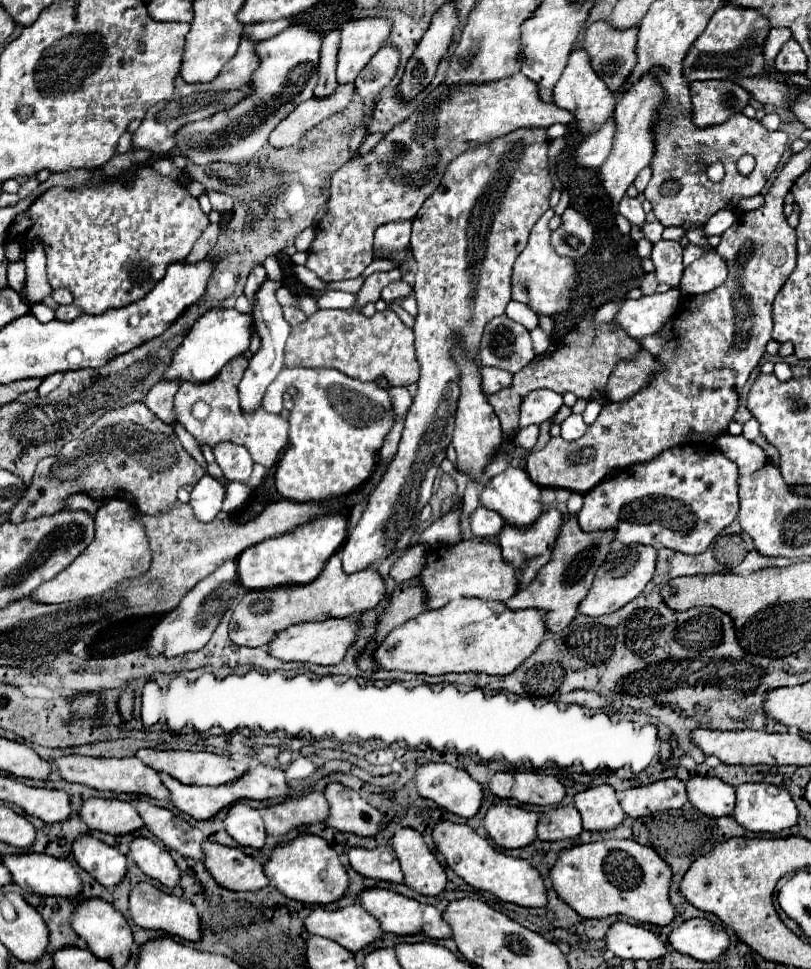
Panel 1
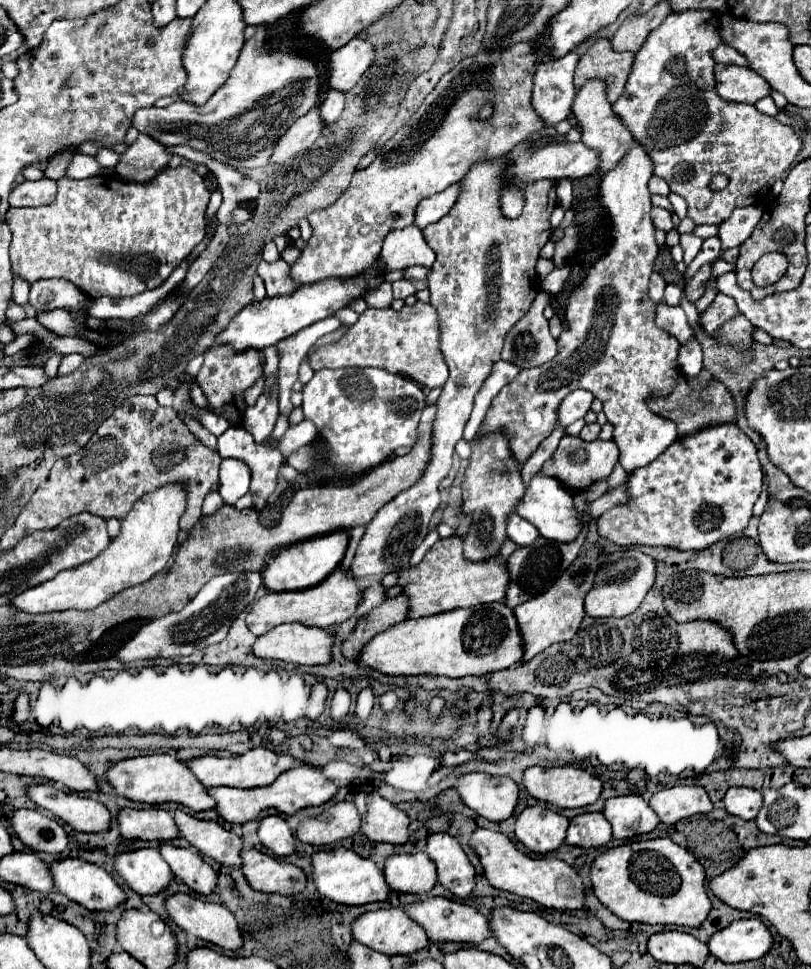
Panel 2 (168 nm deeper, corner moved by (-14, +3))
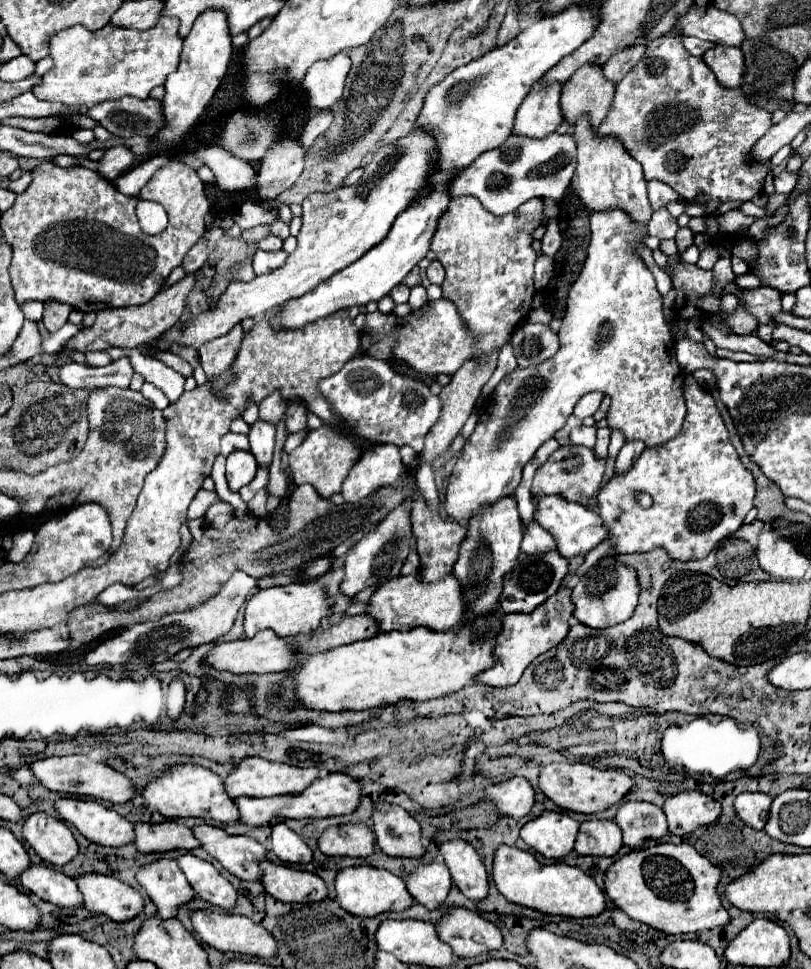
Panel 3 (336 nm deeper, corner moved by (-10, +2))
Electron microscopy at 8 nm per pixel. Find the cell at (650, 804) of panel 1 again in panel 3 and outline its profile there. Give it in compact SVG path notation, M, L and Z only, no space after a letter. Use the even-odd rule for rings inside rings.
M693 790L667 798L663 812L669 822L669 832L675 836L685 836L699 826L713 824L721 816L721 804L711 796Z

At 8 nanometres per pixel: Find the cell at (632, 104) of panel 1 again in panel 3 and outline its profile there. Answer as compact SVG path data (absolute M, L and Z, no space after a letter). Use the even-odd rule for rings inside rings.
M615 210L591 214L591 242L587 260L567 296L567 310L559 330L561 348L553 358L537 364L535 368L515 368L515 372L507 374L487 398L479 424L465 442L447 486L445 512L455 522L467 524L485 506L497 502L499 498L513 496L521 482L525 464L533 458L543 442L553 438L553 434L565 426L577 400L587 392L597 390L611 396L611 408L607 412L609 428L623 430L627 440L643 440L647 446L659 446L681 432L687 414L683 398L685 376L675 360L675 340L663 316L663 302L661 294L657 292L655 278L633 248L633 244L643 242L645 236L647 226L631 222L625 212Z

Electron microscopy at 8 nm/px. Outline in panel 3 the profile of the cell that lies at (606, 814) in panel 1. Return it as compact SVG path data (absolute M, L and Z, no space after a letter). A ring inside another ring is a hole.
M623 802L617 824L623 830L623 842L631 848L641 848L647 840L659 840L669 832L663 810L649 802Z

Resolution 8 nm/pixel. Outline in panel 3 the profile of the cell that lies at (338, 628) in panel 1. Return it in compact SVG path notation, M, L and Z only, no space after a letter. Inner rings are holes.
M259 632L253 638L235 640L235 642L219 642L215 644L203 658L203 662L215 670L227 670L231 674L267 674L267 672L285 672L293 668L297 660L297 652L291 650L291 644L285 638L275 636L273 632Z

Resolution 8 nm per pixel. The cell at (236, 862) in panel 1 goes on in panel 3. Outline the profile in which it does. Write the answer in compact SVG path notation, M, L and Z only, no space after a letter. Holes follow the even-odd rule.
M263 862L263 886L281 902L321 902L327 898L327 886L321 876L289 868L285 864Z

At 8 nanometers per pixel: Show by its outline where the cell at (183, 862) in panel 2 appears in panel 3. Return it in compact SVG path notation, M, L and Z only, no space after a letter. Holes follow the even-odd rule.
M185 854L177 860L177 864L181 866L183 874L187 876L189 884L193 886L193 890L197 892L199 898L211 902L213 906L225 908L225 910L233 910L237 904L237 890L235 886L223 878L213 864L209 864L207 860L195 858L193 854Z

